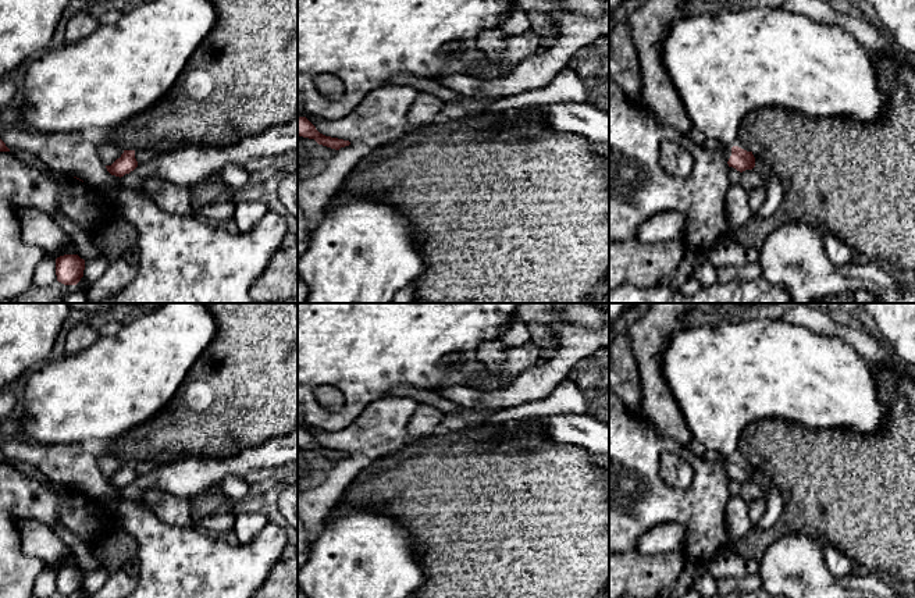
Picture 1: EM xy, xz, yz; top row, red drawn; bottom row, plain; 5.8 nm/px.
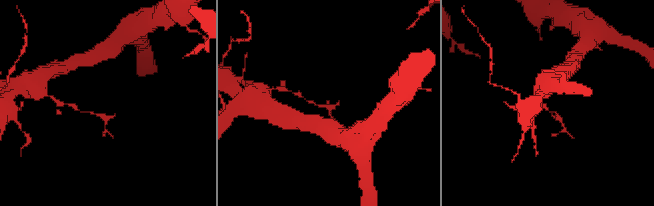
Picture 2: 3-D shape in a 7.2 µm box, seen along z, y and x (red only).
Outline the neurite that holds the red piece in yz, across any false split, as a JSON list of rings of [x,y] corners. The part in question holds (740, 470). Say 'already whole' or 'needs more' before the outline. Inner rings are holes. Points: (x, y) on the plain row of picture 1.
needs more; [[[733,458],[724,462],[723,469],[727,473],[729,478],[733,478],[740,484],[752,481],[755,478],[755,469],[752,463],[747,463],[738,458]]]

